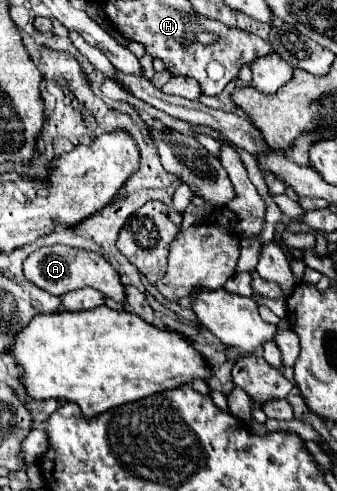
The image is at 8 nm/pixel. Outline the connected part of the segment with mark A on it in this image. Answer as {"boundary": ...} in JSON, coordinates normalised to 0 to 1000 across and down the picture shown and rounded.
{"boundary":[[[190,499],[119,503],[113,511],[101,511],[77,527],[71,560],[77,560],[83,572],[95,572],[119,589],[131,589],[131,593],[142,593],[142,597],[154,597],[166,605],[184,601],[184,597],[202,597],[202,593],[243,589],[243,585],[273,585],[273,589],[309,597],[309,605],[326,605],[344,617],[374,621],[374,593],[368,593],[368,580],[356,572],[356,556],[338,548],[332,536],[320,536],[291,515],[214,507],[214,503],[190,503]]]}

